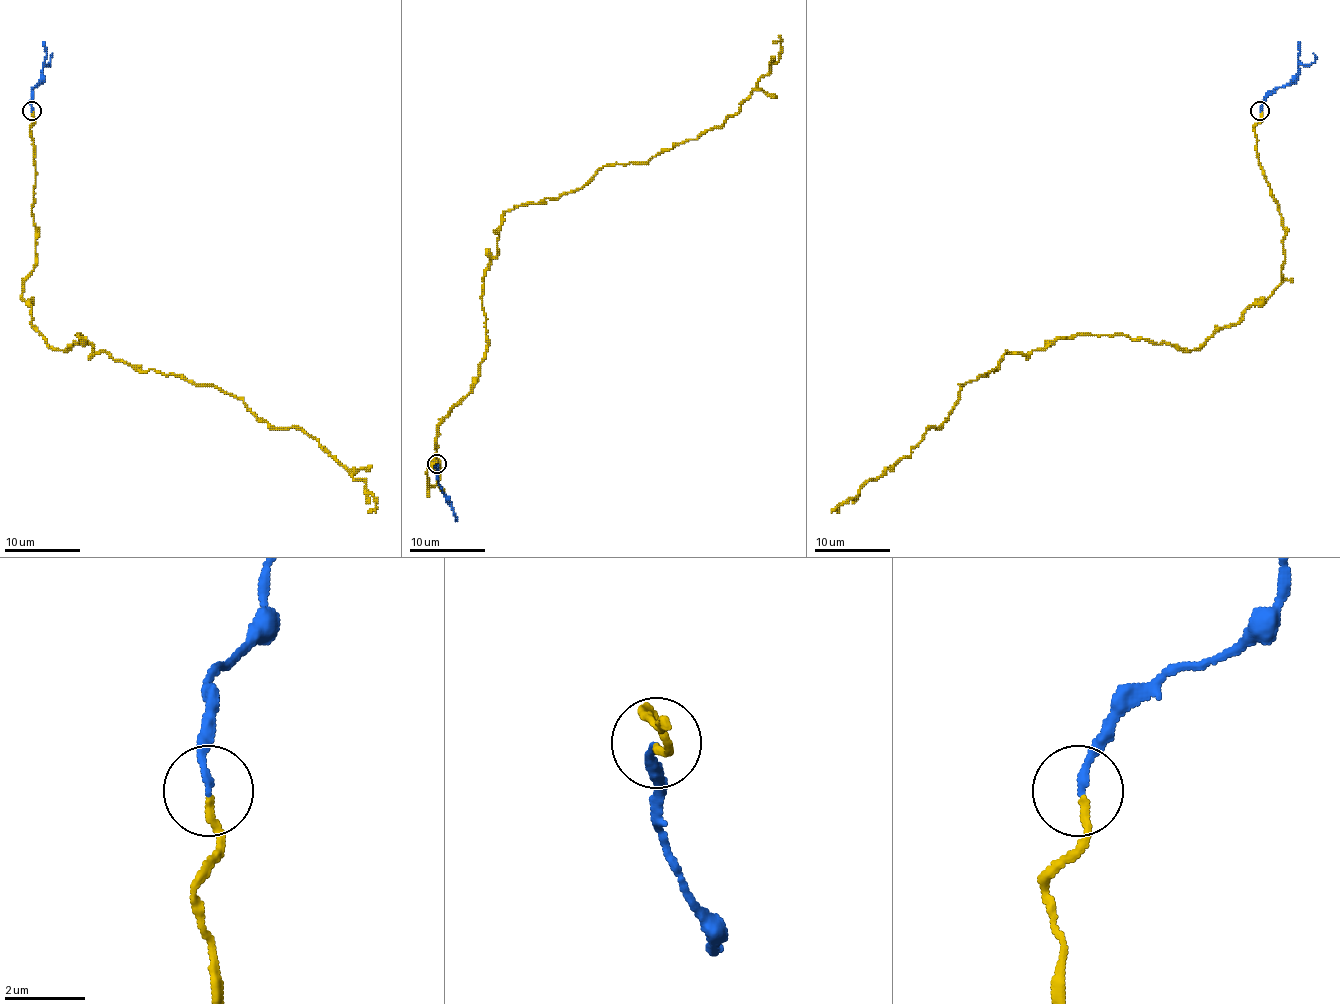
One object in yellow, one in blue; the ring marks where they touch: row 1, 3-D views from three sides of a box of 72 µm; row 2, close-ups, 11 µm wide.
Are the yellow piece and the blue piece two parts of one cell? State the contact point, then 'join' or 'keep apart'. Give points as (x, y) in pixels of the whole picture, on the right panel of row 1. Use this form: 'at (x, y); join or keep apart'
at (1260, 110); join

